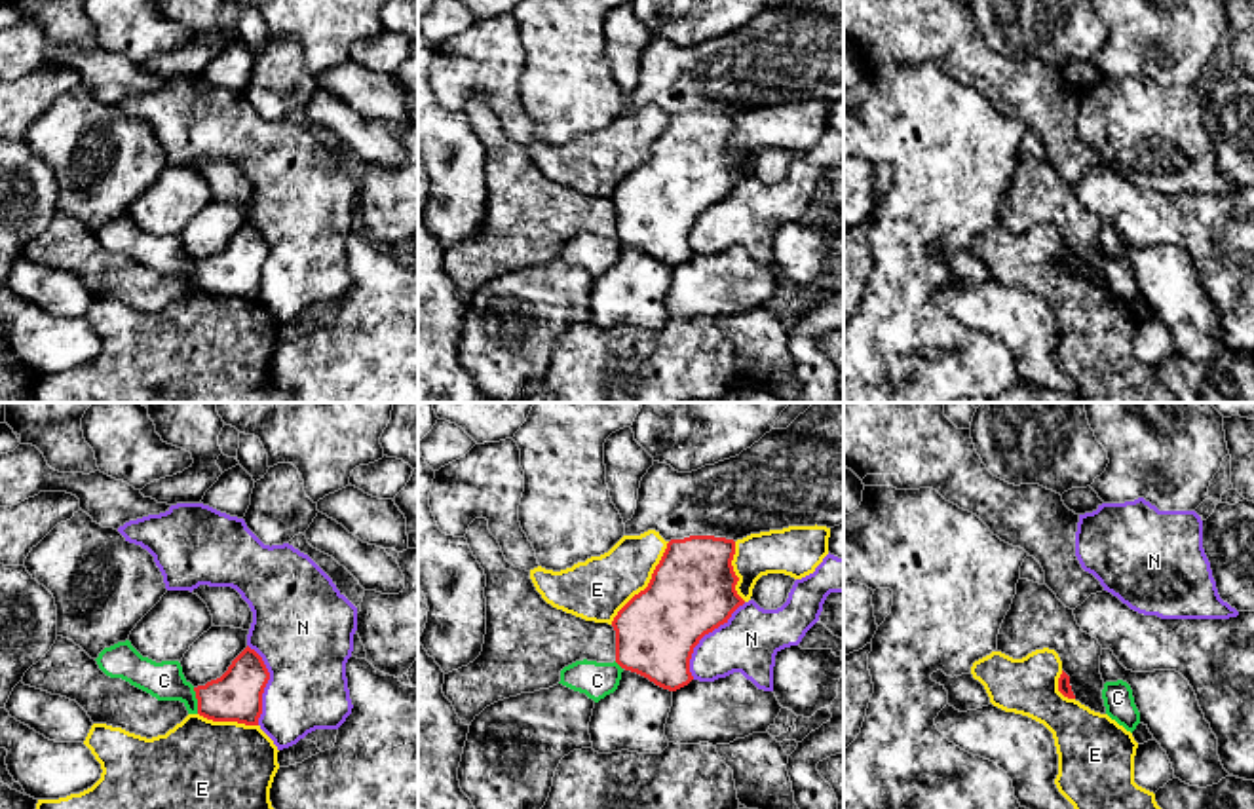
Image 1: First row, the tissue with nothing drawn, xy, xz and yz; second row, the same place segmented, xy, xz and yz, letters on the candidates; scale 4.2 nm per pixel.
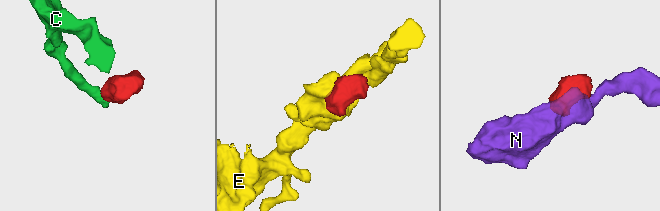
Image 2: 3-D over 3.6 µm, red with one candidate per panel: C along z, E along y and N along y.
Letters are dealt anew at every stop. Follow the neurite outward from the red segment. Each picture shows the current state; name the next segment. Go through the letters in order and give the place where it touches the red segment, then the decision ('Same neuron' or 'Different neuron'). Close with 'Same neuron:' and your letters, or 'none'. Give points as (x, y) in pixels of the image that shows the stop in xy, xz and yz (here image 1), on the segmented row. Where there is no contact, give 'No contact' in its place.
C: Touches red at xy (198, 701). Different neuron
E: Touches red at xz (648, 583). Different neuron
N: Touches red at xz (703, 635). Different neuron
Same neuron: none

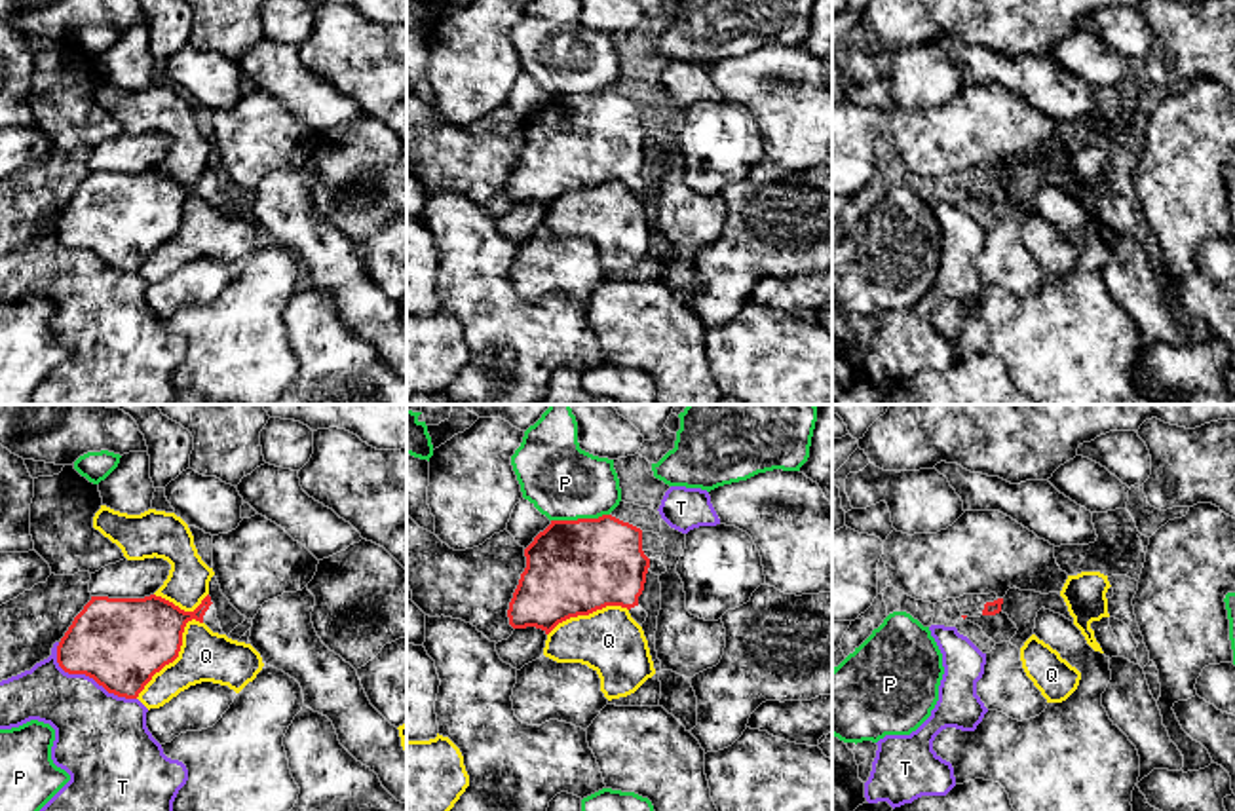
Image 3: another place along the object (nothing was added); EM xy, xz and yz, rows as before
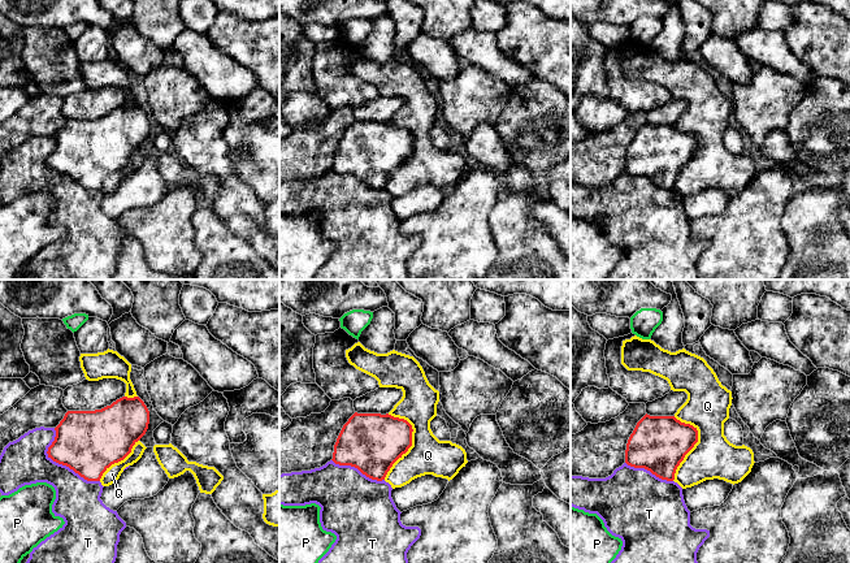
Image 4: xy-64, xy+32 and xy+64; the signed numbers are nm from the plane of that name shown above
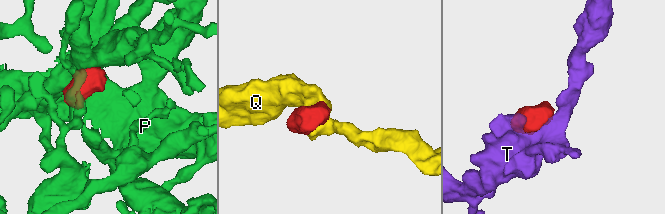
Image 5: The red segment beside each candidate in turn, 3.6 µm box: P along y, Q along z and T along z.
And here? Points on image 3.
P: Touches red at xz (580, 519). Different neuron
Q: Touches red at xy (177, 656). Different neuron
T: Touches red at xy (86, 675). Different neuron
Same neuron: none

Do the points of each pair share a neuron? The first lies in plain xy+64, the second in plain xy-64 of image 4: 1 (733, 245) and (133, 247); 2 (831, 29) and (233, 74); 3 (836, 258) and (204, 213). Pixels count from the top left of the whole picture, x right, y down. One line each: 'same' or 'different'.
1: different
2: different
3: same

